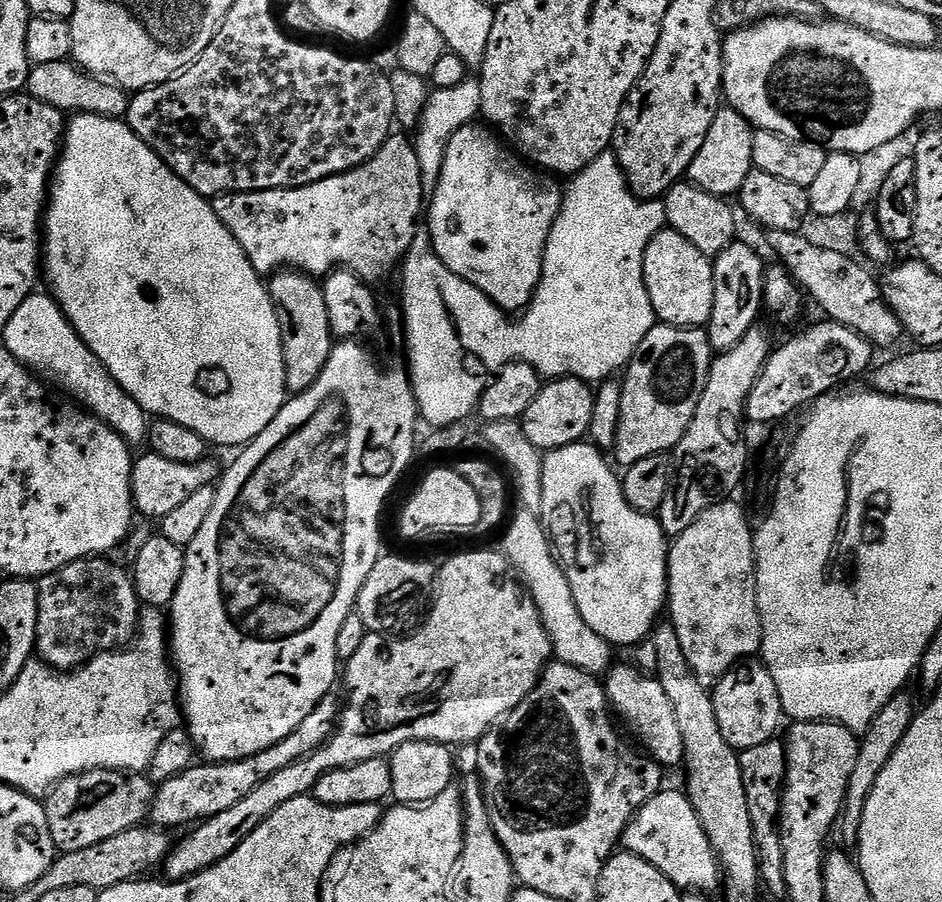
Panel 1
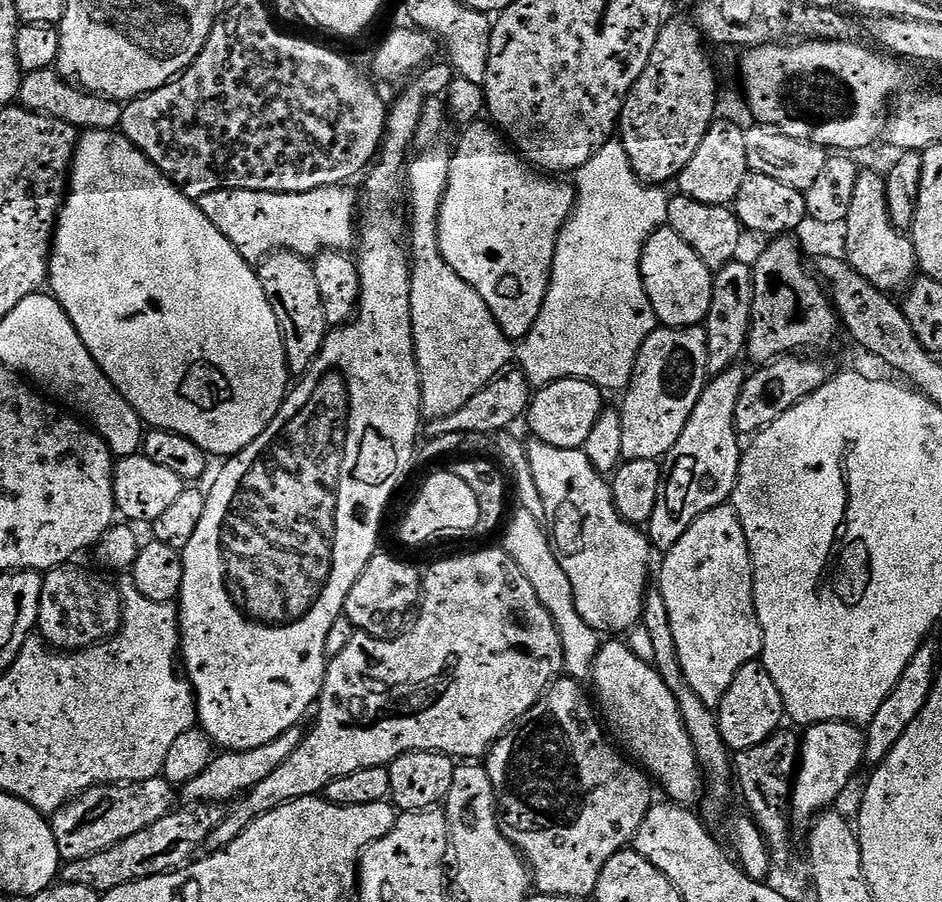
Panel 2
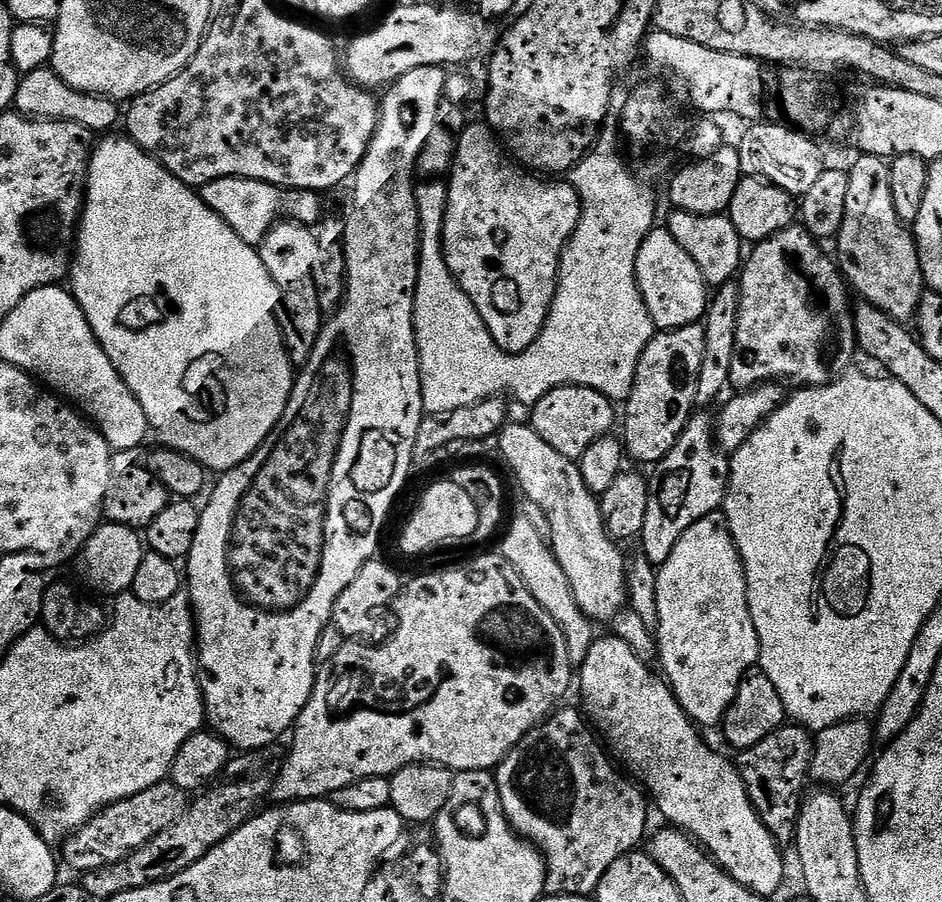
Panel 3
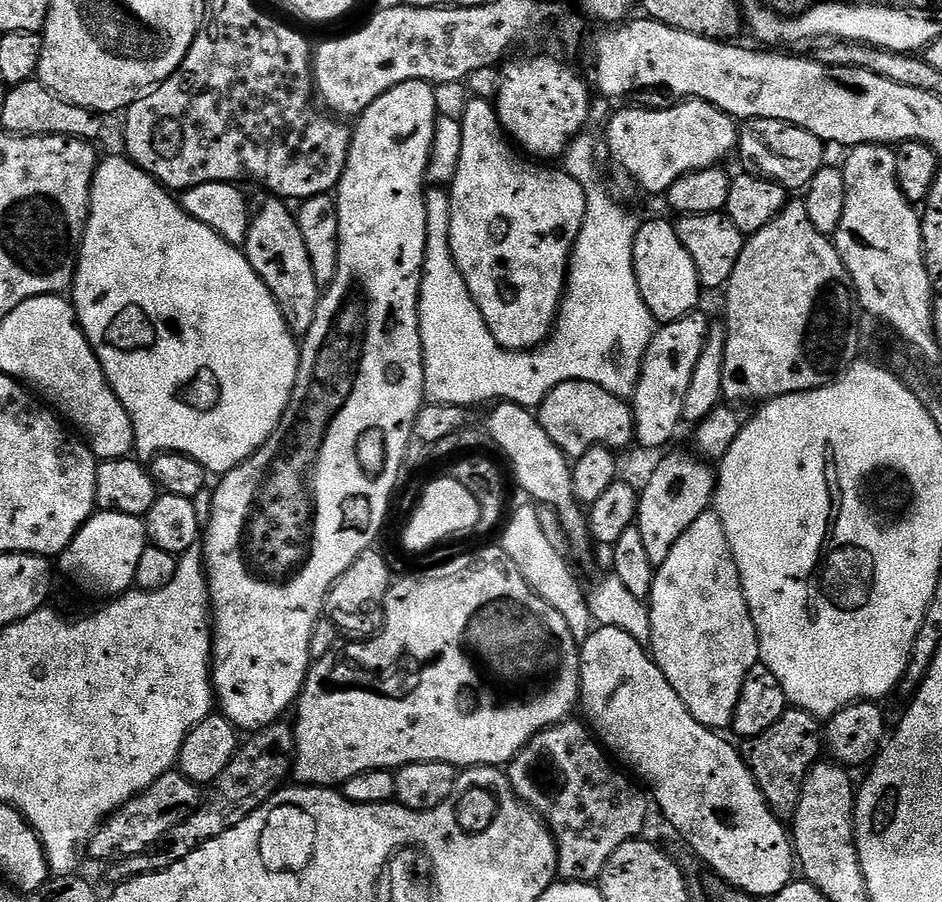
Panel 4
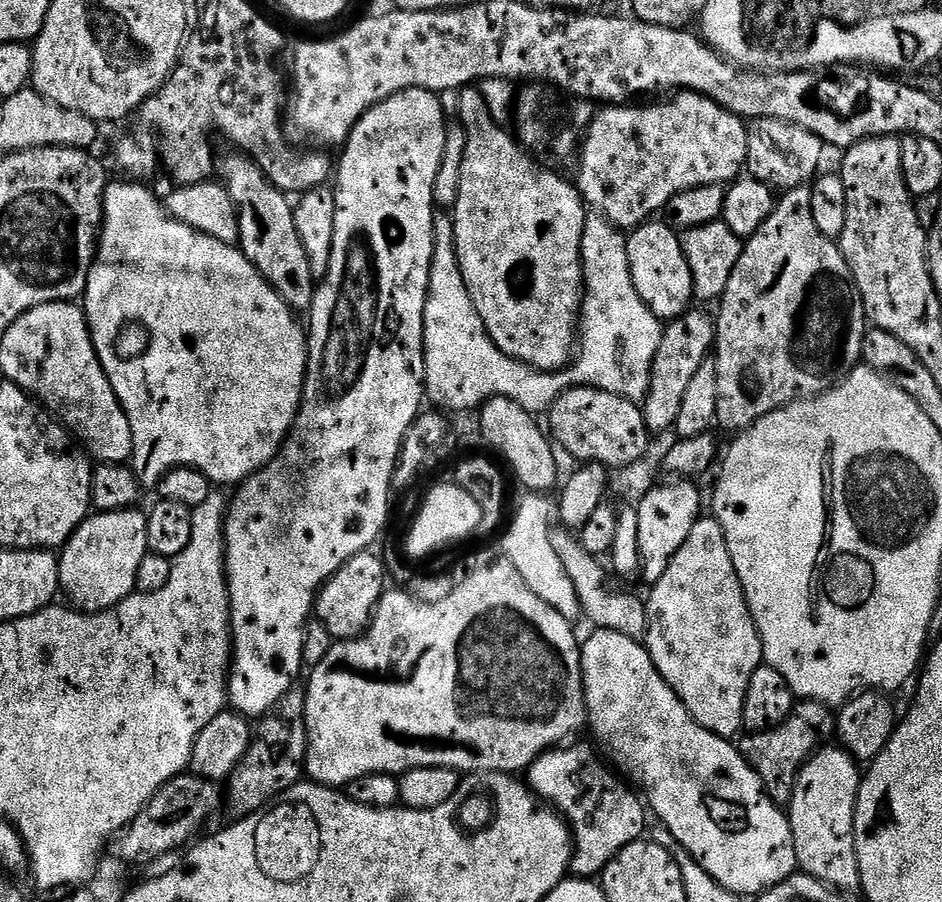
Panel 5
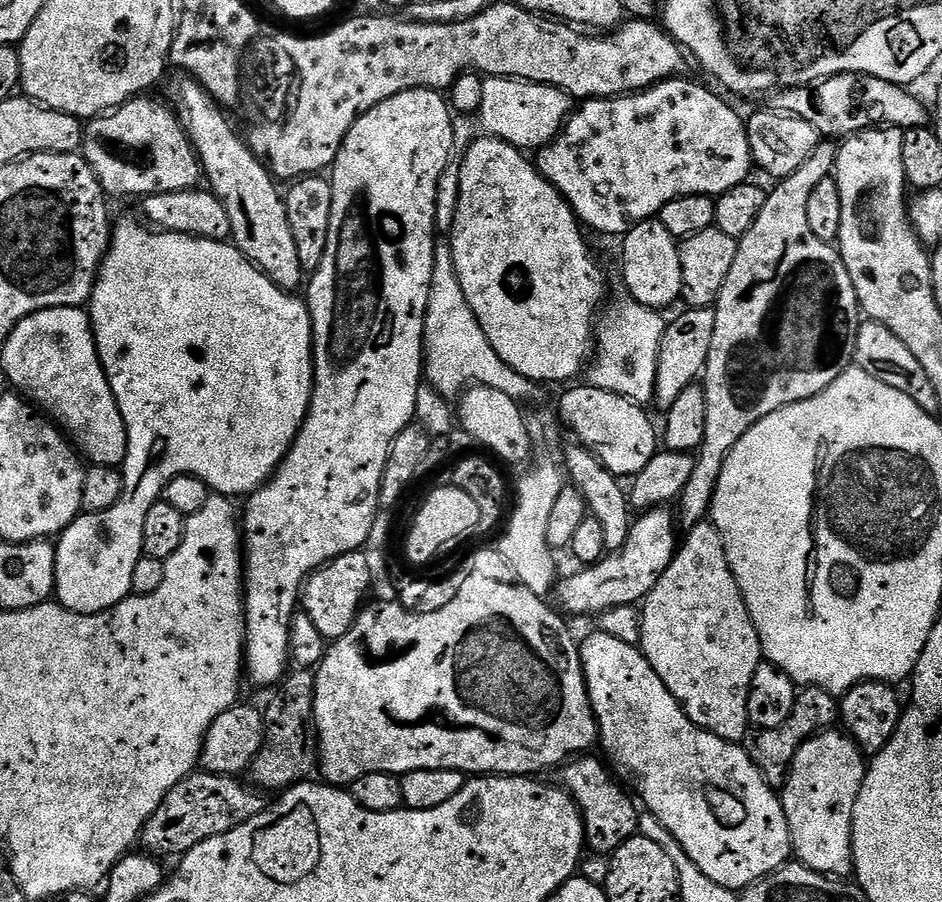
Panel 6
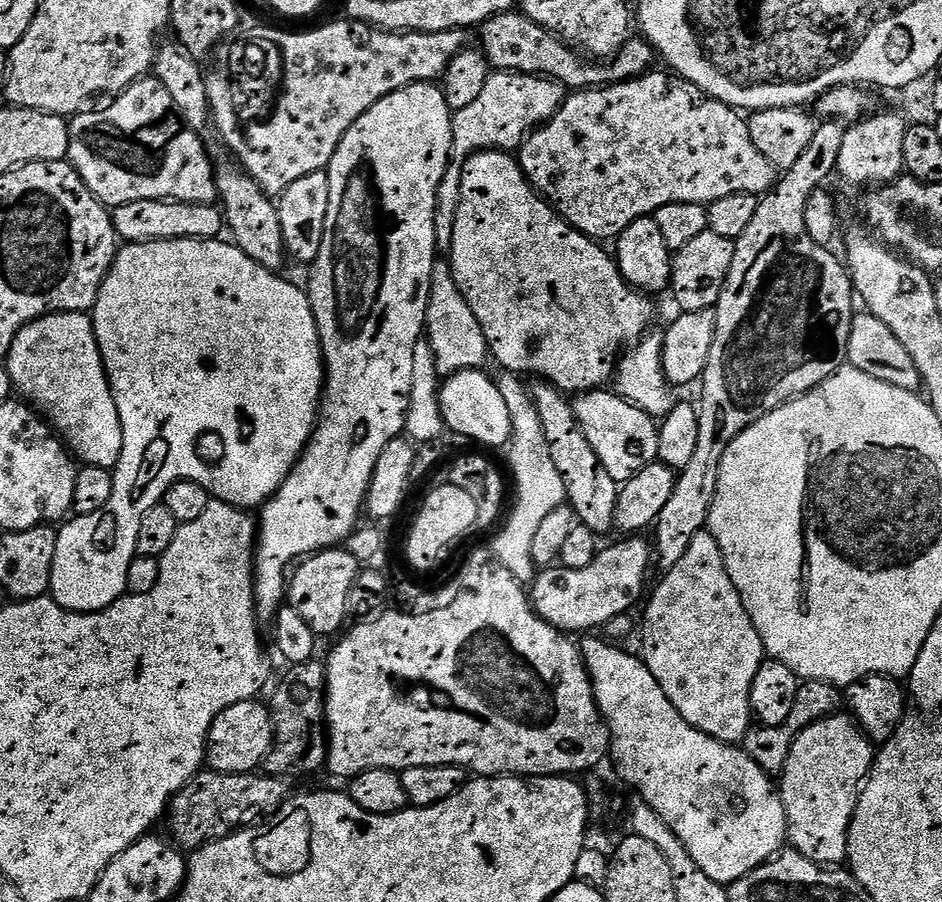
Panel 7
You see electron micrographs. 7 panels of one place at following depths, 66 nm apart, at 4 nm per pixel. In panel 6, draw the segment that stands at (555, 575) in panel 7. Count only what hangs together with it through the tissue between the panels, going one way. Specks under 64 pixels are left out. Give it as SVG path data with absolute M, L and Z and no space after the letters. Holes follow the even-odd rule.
M657 506L637 515L623 550L605 555L598 563L581 567L581 572L566 577L564 581L561 579L554 588L554 596L556 592L557 598L560 599L559 607L565 613L595 617L612 608L636 606L647 600L650 590L654 590L654 586L670 566L678 547L677 525L674 523L673 513L671 516L667 511L667 507Z

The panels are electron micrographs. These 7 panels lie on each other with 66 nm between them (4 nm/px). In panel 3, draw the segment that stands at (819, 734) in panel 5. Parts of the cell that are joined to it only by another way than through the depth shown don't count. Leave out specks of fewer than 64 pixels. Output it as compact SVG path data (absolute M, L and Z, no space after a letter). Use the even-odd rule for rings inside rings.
M785 722L766 734L762 742L739 753L740 777L750 802L762 822L771 830L776 843L781 846L791 845L795 841L802 801L806 796L804 787L810 781L813 751L813 733L795 722Z

